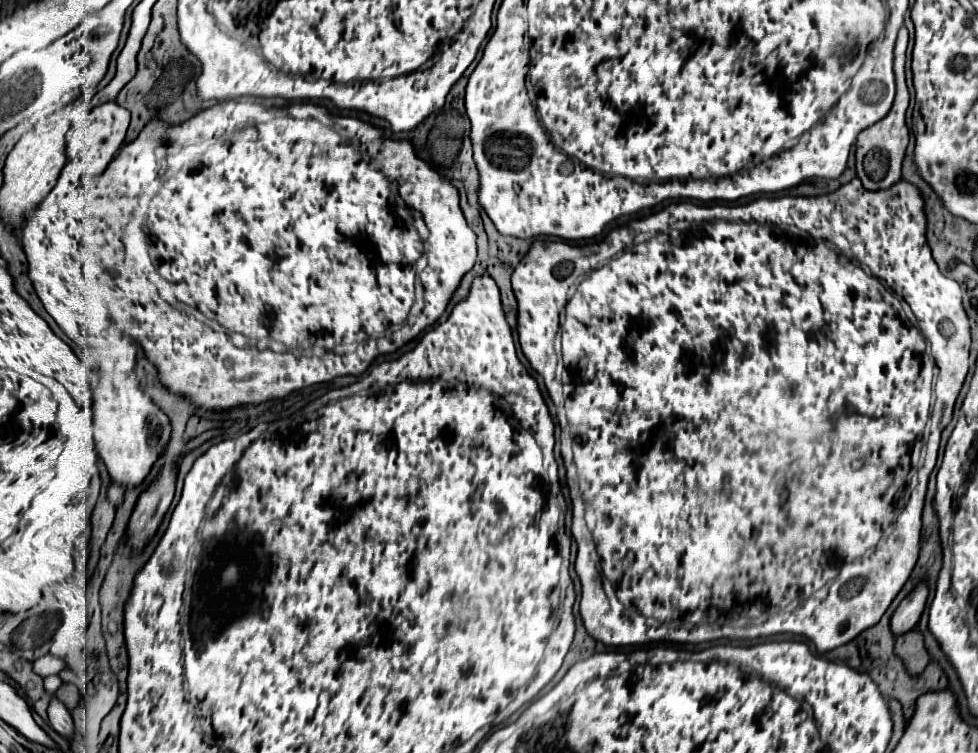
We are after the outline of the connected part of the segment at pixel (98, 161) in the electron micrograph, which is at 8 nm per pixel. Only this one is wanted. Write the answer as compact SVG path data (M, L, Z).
M106 102L96 106L88 116L88 125L81 125L79 121L73 121L71 126L72 138L66 146L66 164L77 156L84 158L84 164L88 164L88 171L94 168L94 176L102 174L114 154L124 144L124 136L130 124L130 116L126 108L120 108L116 102Z

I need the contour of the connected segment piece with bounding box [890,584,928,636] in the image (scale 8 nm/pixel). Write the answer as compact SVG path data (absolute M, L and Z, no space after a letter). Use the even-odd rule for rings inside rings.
M918 584L896 608L892 620L890 620L890 630L894 636L900 636L904 632L910 632L916 622L920 620L920 614L926 606L926 598L928 598L928 586L926 584Z

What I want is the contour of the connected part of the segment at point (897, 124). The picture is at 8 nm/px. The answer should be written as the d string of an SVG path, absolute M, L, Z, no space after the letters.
M902 26L898 32L896 48L894 48L893 69L896 74L896 98L892 105L892 112L880 120L880 124L874 124L872 128L860 132L860 138L856 142L856 160L858 160L858 178L862 180L862 186L866 190L888 190L896 182L900 182L900 166L902 158L908 146L908 128L904 122L904 114L908 108L908 88L904 80L904 60L906 60L906 48L908 48L908 30Z

